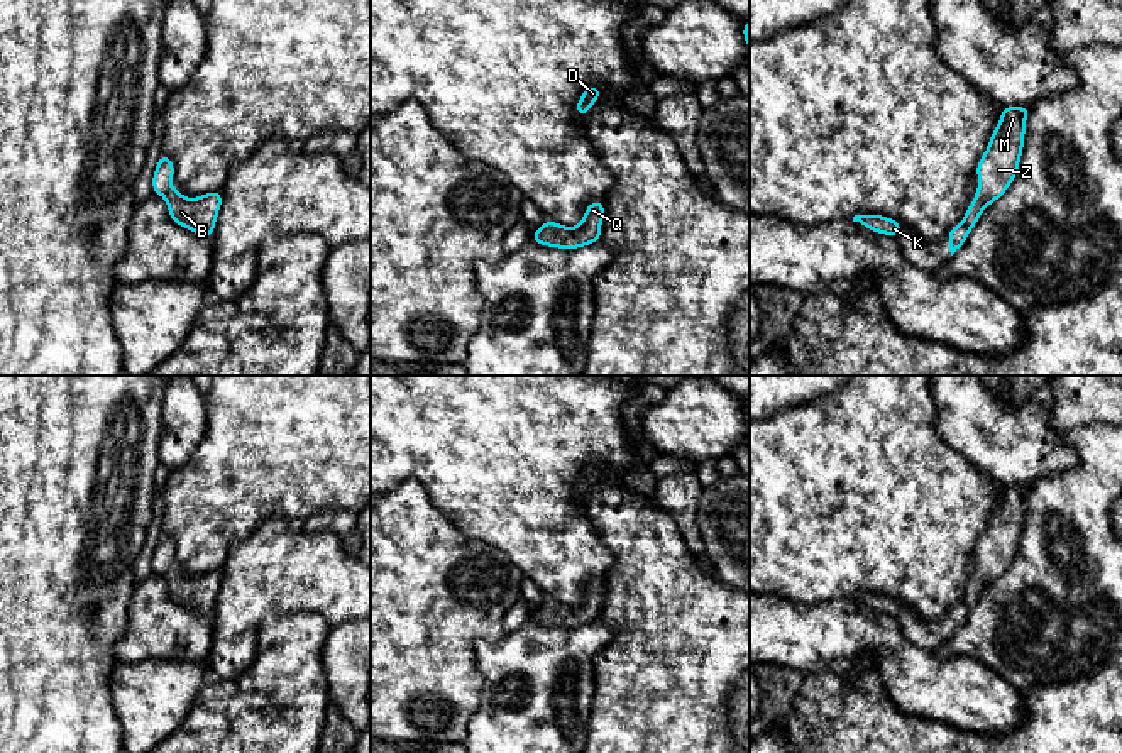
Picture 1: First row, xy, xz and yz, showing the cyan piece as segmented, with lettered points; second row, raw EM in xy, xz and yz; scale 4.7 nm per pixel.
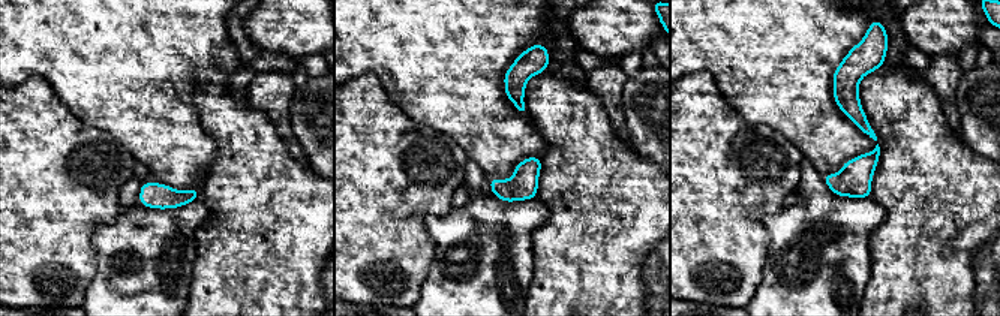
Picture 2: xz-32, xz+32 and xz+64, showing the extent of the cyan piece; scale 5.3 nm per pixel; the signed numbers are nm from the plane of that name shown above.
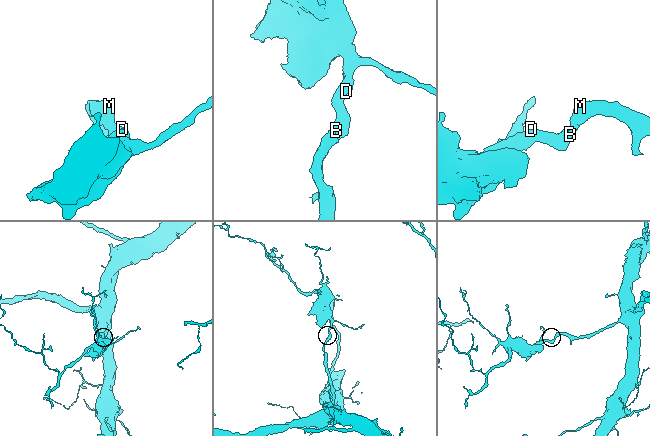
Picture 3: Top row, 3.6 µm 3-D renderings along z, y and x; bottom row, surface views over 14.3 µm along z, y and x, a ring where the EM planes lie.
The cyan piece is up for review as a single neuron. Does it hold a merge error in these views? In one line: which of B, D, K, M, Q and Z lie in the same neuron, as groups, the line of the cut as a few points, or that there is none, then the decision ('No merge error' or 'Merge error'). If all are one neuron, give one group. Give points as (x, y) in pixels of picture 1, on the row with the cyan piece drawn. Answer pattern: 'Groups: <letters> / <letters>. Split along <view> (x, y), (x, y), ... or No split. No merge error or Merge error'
Groups: B D K M Q Z. No split. No merge error

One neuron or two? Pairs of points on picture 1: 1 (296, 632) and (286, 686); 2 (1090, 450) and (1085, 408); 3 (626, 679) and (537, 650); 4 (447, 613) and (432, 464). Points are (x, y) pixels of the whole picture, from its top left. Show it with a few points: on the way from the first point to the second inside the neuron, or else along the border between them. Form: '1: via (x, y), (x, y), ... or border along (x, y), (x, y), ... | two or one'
1: via (290, 645), (288, 672) | one
2: border along (1104, 423), (1087, 423), (1061, 434) | two
3: border along (611, 633), (611, 638), (594, 659), (591, 708) | two
4: border along (410, 481), (417, 481), (428, 500), (467, 535) | two

